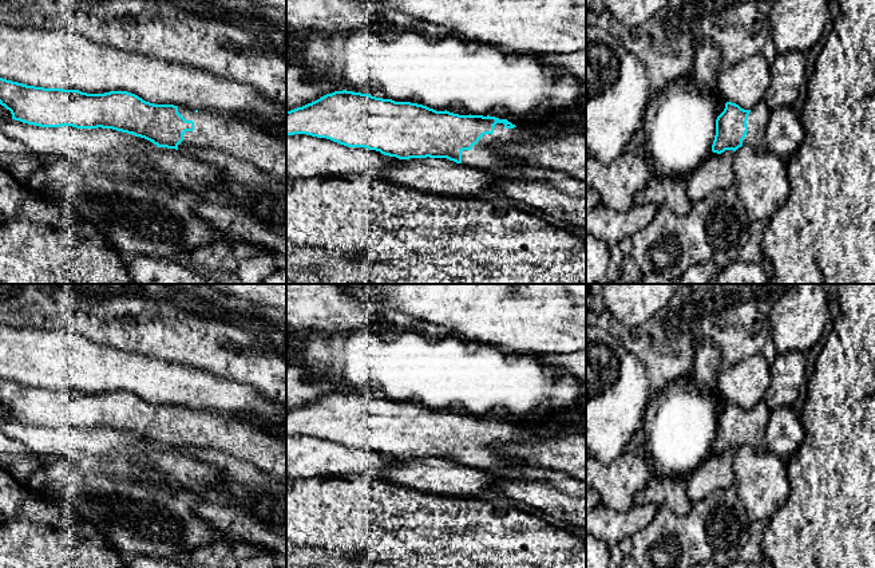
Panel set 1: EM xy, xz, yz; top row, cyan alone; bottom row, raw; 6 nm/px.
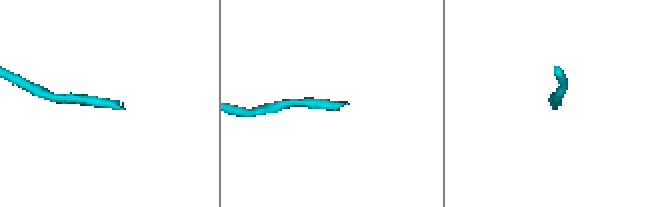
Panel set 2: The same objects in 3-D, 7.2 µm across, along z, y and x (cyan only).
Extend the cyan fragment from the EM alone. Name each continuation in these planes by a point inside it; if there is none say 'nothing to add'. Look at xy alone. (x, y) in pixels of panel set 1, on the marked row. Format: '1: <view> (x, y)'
1: xy (232, 135)

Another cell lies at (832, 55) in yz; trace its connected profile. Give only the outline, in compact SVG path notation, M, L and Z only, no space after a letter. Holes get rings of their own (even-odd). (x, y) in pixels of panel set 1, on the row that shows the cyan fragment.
M839 0L839 7L839 17L834 21L832 32L816 59L815 72L807 79L808 88L805 103L800 115L804 127L804 138L797 153L787 161L787 174L791 186L789 198L777 212L775 212L772 218L767 222L763 233L761 249L764 257L772 267L767 284L875 284L875 0Z

